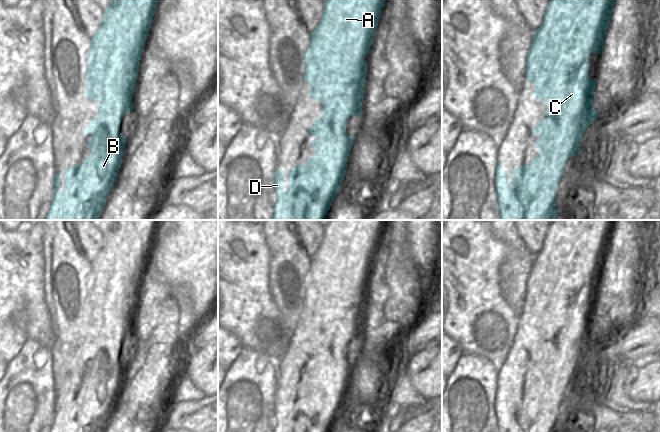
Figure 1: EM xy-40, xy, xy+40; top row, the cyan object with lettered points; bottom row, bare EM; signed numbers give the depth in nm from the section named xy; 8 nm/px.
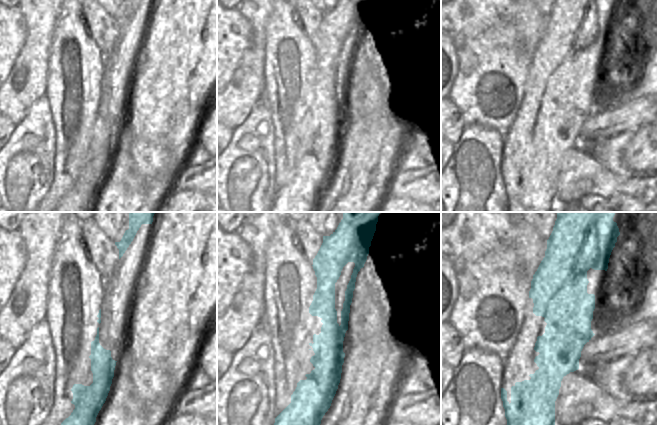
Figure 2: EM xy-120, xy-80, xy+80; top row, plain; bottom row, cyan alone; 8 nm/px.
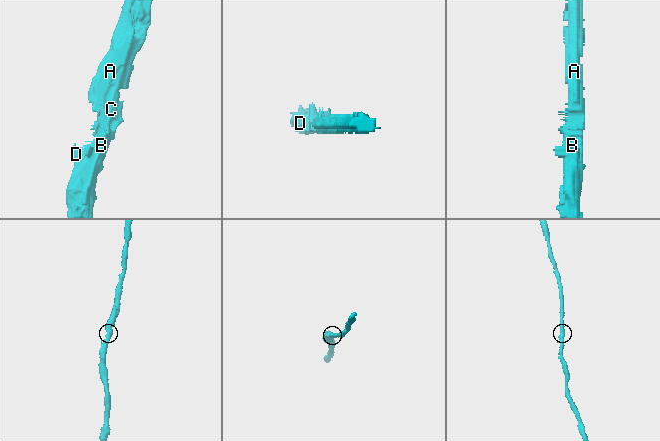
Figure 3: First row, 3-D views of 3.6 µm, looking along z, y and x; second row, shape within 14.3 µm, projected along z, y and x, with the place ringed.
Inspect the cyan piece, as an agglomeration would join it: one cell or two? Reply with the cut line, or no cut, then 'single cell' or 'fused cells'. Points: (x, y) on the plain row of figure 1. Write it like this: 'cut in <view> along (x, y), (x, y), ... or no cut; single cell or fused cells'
no cut; single cell

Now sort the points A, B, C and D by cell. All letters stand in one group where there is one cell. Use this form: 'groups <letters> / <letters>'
groups A B C D

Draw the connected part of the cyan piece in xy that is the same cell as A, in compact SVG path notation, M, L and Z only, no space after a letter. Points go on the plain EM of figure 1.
M330 220L326 227L324 228L324 237L322 243L316 253L310 258L310 269L304 279L304 287L306 289L306 295L304 297L304 305L310 307L311 315L310 321L313 324L319 324L324 331L322 335L322 341L319 344L314 345L314 349L310 350L310 356L308 360L315 360L316 363L312 365L311 370L316 375L311 382L307 382L307 388L301 388L299 390L293 390L291 394L288 395L288 415L284 415L284 395L279 396L276 393L274 399L274 413L276 415L276 427L274 432L330 432L335 420L340 415L340 409L344 404L344 399L346 398L348 380L351 375L351 371L356 361L349 360L346 357L346 349L352 339L358 340L362 338L362 327L364 321L364 311L366 307L366 297L367 297L367 286L364 283L366 278L369 279L371 275L371 270L373 268L373 263L375 261L375 255L379 246L380 238L382 232L386 225L387 220Z

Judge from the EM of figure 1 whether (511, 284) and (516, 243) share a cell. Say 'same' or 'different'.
same

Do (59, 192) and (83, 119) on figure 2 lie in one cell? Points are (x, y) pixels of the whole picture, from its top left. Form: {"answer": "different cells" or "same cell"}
{"answer": "same cell"}

